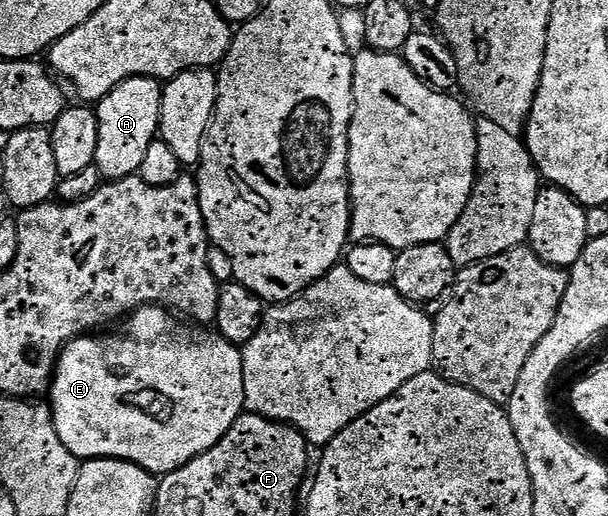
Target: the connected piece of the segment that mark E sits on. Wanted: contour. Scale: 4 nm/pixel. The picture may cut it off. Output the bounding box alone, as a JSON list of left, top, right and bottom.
[49,305,244,475]

